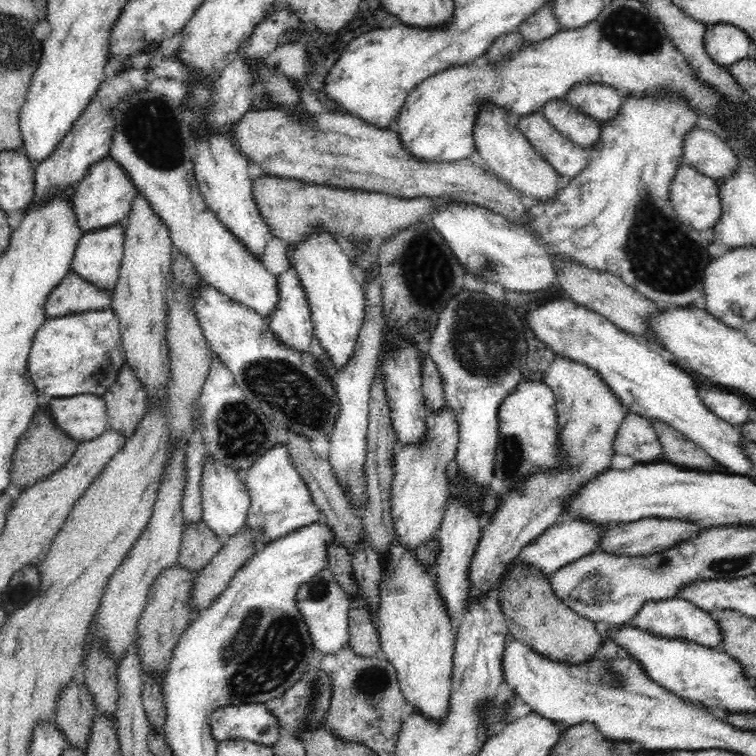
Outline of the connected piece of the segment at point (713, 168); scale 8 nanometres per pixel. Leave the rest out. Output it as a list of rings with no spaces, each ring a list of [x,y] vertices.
[[[697,126],[684,134],[684,163],[700,174],[718,180],[728,175],[737,166],[738,157],[732,147],[716,133]]]

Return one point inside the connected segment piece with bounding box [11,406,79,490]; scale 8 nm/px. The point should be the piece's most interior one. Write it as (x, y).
(43, 449)

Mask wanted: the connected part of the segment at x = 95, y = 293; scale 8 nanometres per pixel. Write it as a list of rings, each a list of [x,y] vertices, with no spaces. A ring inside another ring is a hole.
[[[70,272],[49,291],[45,302],[48,319],[60,315],[74,315],[82,311],[107,310],[112,303],[112,294],[97,289],[92,283]]]

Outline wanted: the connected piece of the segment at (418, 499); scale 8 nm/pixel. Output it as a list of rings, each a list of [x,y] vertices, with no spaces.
[[[428,356],[423,358],[422,366],[420,367],[423,369],[423,395],[428,410],[427,418],[425,419],[425,434],[417,444],[404,446],[400,453],[396,454],[396,456],[394,455],[393,480],[391,484],[391,514],[394,522],[395,538],[412,547],[416,554],[418,554],[420,561],[430,563],[432,568],[434,568],[434,563],[440,552],[439,540],[436,536],[439,533],[445,506],[451,494],[447,481],[447,468],[456,458],[459,432],[456,416],[453,416],[445,400],[444,381],[442,381],[442,375],[440,375],[438,367]]]

